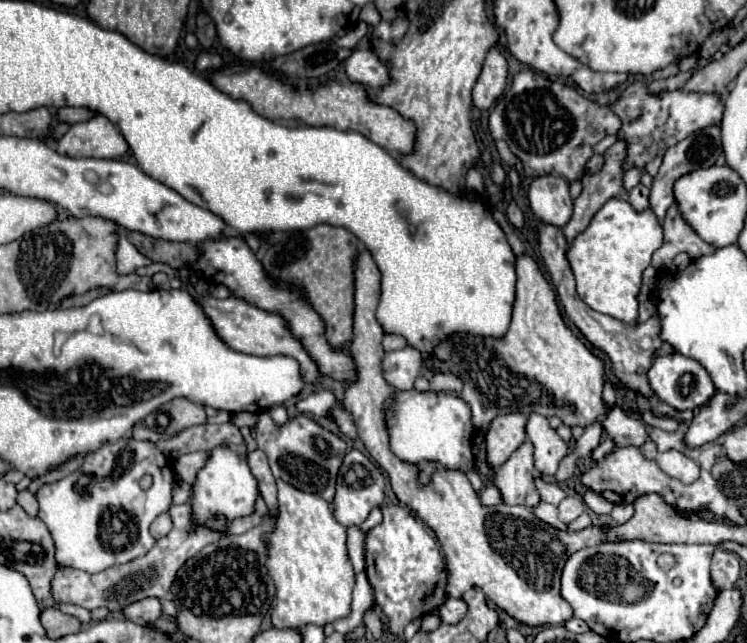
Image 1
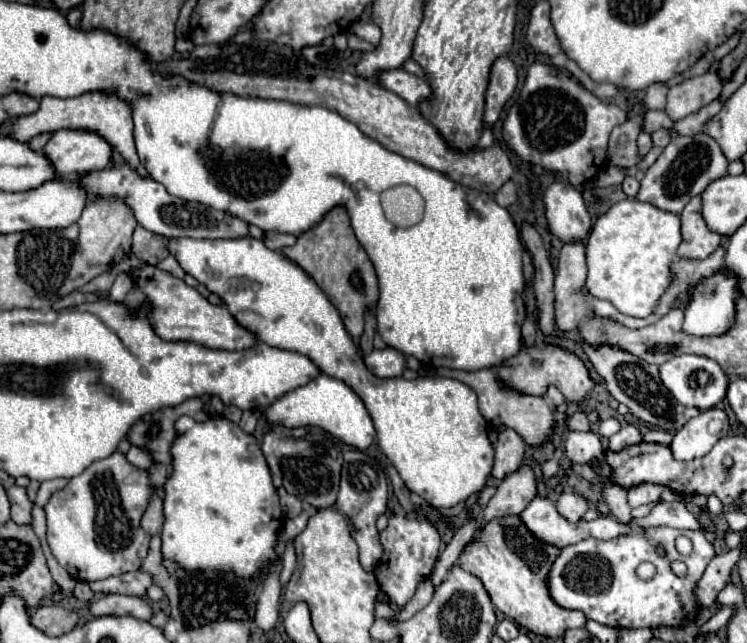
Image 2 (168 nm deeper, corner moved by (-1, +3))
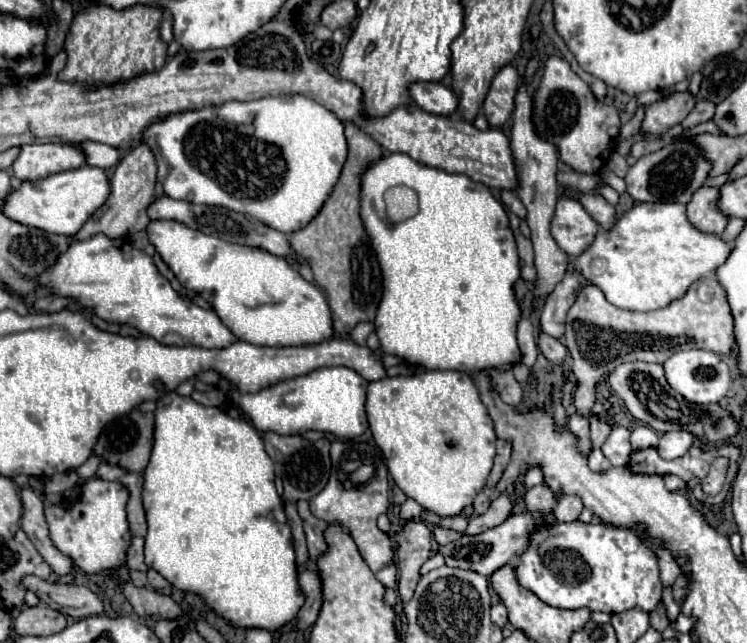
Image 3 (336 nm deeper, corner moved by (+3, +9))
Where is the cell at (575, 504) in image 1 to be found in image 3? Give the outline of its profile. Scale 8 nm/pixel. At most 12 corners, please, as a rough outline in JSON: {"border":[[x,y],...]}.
{"border":[[561,496],[553,510],[559,522],[575,522],[583,510],[579,496]]}

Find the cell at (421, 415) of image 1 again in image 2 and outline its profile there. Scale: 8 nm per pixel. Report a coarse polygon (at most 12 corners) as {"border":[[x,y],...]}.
{"border":[[171,238],[181,268],[269,346],[367,404],[435,508],[493,466],[477,394],[377,378],[309,274],[261,240]]}

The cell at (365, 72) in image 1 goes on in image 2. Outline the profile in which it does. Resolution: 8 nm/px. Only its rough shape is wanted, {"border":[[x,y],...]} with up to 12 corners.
{"border":[[383,70],[375,80],[411,106],[431,96],[423,78]]}

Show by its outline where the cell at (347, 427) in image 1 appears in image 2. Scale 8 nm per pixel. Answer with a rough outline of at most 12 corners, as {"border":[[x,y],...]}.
{"border":[[319,374],[273,402],[269,426],[321,426],[357,450],[375,436],[363,400]]}

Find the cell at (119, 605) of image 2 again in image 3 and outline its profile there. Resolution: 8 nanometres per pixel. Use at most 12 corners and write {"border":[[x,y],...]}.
{"border":[[35,576],[23,586],[73,620],[97,616],[103,602],[85,586]]}

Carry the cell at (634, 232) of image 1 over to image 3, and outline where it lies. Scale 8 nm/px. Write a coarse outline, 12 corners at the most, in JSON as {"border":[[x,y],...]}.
{"border":[[635,204],[567,270],[617,308],[683,298],[731,246],[685,204]]}

